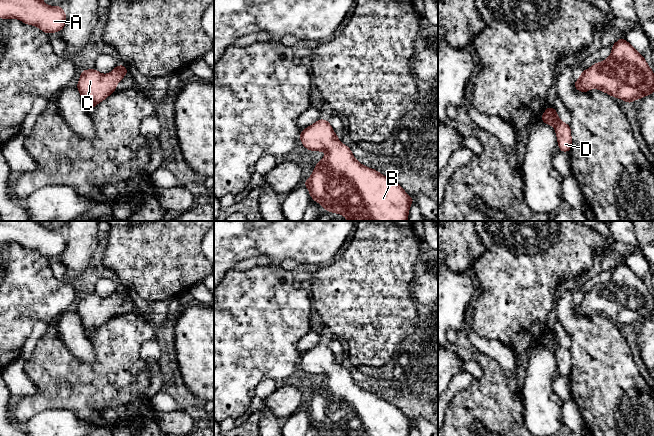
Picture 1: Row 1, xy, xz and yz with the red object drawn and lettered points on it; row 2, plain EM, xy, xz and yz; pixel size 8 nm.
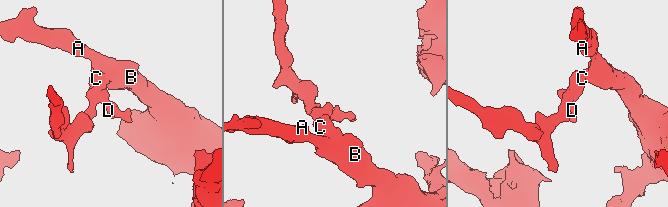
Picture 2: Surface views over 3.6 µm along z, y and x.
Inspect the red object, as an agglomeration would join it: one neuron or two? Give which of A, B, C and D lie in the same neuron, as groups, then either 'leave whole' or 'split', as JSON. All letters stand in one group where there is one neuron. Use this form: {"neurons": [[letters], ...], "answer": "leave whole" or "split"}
{"neurons": [["A", "B", "C", "D"]], "answer": "leave whole"}

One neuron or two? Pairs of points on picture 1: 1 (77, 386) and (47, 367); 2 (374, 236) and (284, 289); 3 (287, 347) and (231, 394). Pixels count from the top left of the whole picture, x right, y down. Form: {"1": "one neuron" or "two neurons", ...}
{"1": "one neuron", "2": "two neurons", "3": "one neuron"}

